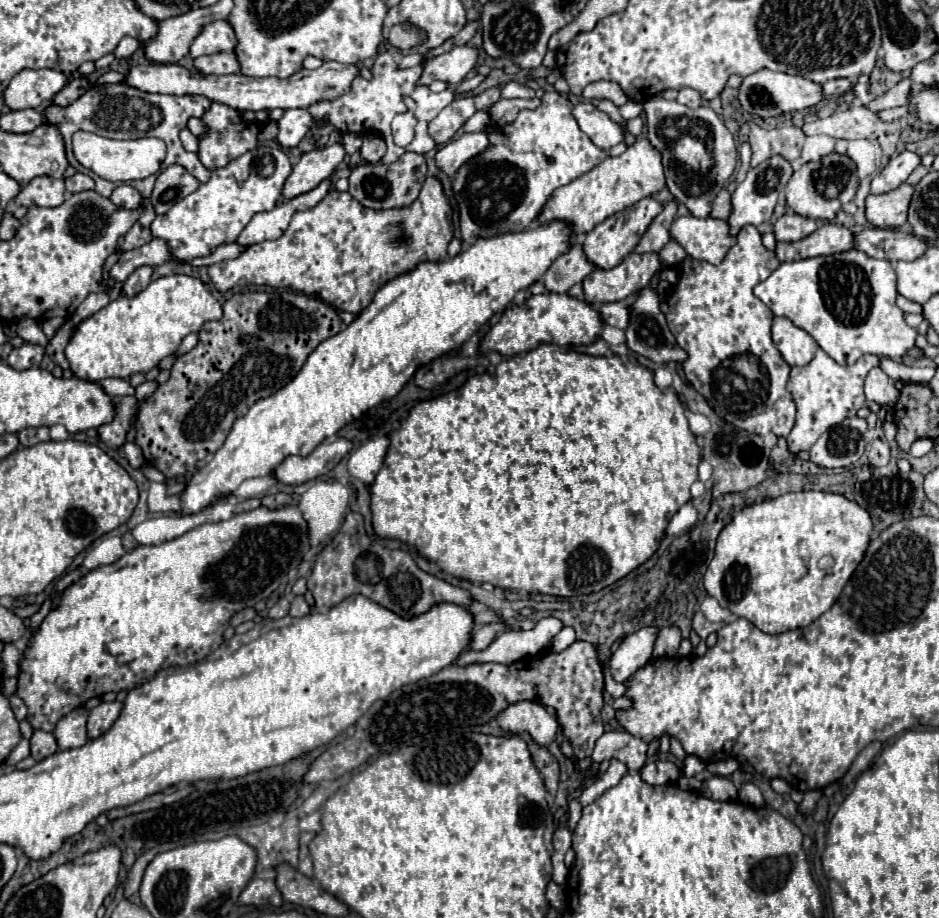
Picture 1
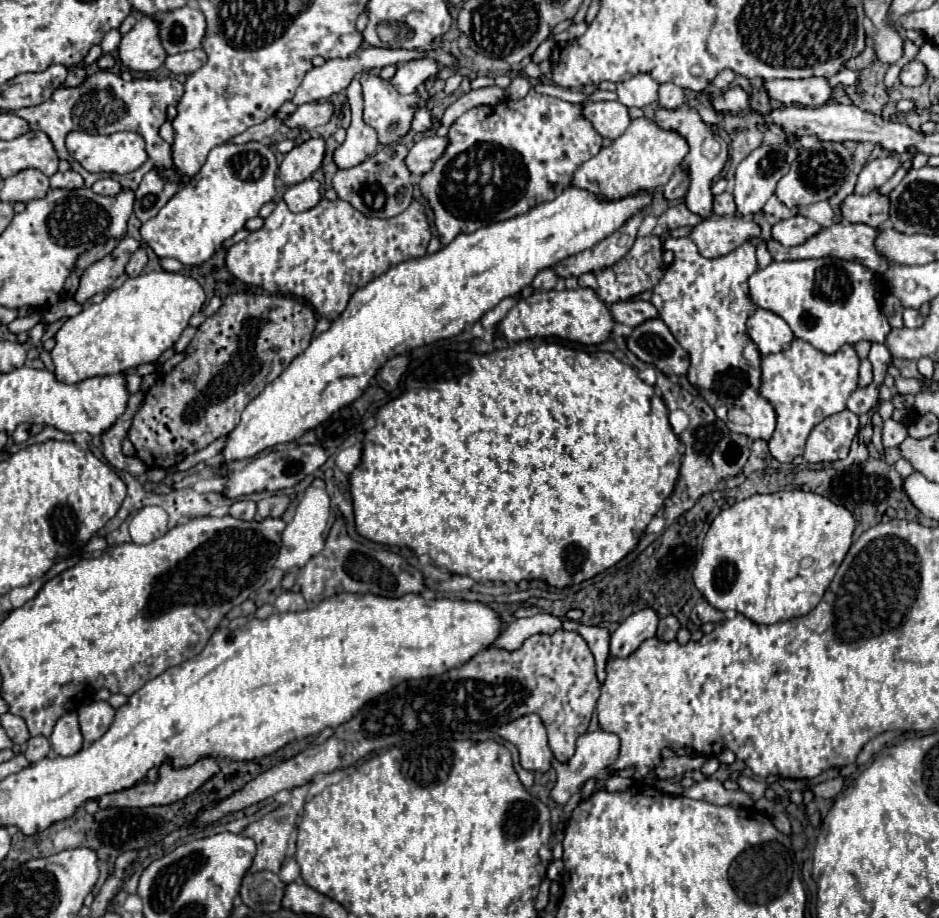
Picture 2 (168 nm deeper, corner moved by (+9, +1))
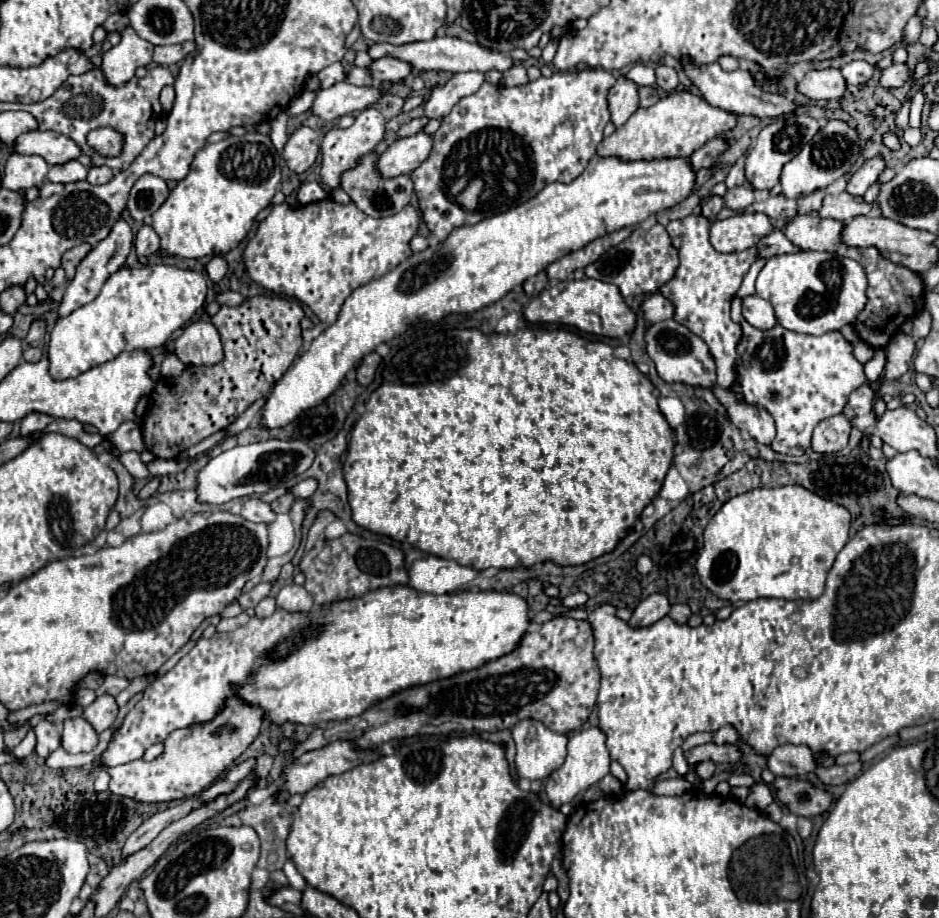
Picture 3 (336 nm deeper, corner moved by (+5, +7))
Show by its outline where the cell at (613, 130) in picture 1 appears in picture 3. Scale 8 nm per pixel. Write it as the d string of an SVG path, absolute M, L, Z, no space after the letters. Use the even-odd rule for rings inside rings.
M625 75L617 77L617 83L609 91L609 111L611 111L611 121L615 127L621 127L637 111L639 107L637 89L639 87Z

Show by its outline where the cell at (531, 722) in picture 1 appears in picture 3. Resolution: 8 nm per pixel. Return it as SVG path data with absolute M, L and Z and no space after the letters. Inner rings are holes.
M533 719L519 721L511 731L517 745L515 769L519 779L545 779L563 765L569 735L553 733L541 721Z

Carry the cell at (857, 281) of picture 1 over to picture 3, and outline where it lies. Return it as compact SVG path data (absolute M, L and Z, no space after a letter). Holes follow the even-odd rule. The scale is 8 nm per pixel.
M821 251L775 255L767 259L757 277L757 295L773 305L777 321L785 329L809 335L839 331L853 323L867 303L865 289L867 277L857 261Z

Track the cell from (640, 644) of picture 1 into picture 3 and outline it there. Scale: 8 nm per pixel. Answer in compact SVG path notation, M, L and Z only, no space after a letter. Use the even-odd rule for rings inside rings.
M653 593L649 595L647 599L643 599L635 611L633 611L633 617L629 619L629 625L631 627L647 627L647 625L653 625L655 621L659 621L661 617L665 617L669 613L669 601L665 595L661 593Z

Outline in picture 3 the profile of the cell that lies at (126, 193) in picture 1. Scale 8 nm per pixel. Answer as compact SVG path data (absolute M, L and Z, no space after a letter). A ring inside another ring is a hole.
M101 165L101 167L91 167L89 169L89 175L87 175L87 181L91 185L103 185L107 181L113 179L113 171L107 167L107 165Z

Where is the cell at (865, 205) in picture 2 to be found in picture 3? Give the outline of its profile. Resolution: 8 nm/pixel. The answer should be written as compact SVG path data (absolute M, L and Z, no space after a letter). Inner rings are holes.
M847 191L839 195L825 195L821 209L817 211L819 217L831 217L841 223L849 223L857 215L867 215L877 203L869 205L863 201L863 197L853 197Z

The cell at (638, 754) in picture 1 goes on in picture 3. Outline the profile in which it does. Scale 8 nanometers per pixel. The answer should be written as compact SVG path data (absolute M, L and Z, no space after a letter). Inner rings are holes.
M591 727L587 731L579 731L573 733L569 737L569 745L567 745L567 759L565 763L555 769L555 773L549 775L547 785L545 785L545 793L551 801L551 807L559 809L565 803L571 803L575 797L583 795L587 791L587 787L595 785L599 779L603 779L609 773L609 751L605 745L605 735L599 727Z

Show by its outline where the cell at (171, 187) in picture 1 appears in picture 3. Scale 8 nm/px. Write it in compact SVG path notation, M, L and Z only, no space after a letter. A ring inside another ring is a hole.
M143 175L131 187L131 193L127 199L127 211L137 223L151 221L151 215L163 205L167 195L169 195L169 189L165 179L155 175Z

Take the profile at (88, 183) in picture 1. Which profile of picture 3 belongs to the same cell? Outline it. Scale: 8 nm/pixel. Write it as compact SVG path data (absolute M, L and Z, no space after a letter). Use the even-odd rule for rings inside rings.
M67 161L63 165L53 165L47 173L47 179L51 183L75 183L75 181L85 181L87 169L79 161Z

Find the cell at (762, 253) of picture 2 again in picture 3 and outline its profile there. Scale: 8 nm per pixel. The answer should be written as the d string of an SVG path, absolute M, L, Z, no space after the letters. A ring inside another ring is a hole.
M757 259L749 273L743 279L743 285L739 287L739 293L731 305L731 319L735 323L741 325L743 329L743 337L737 345L737 365L735 365L735 393L741 395L741 401L747 405L755 405L755 407L763 407L769 411L769 415L775 419L777 425L777 437L771 443L771 449L777 453L785 453L785 455L803 455L807 451L807 447L811 445L811 433L815 429L815 425L831 415L839 415L847 403L847 397L851 395L851 391L855 391L859 385L863 385L865 373L863 373L863 365L853 357L853 347L851 343L839 333L839 331L831 331L825 335L805 335L805 333L795 333L789 329L783 329L781 325L775 325L775 329L769 331L761 331L755 329L753 325L749 325L743 315L741 315L741 295L747 293L755 293L755 279L757 273L761 271L761 267L765 265L765 259Z

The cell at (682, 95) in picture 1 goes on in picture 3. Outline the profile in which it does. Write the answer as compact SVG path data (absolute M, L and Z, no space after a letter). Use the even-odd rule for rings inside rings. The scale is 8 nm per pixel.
M657 65L655 67L655 75L657 75L657 85L661 89L665 89L667 93L675 91L677 85L679 85L679 77L677 77L677 71L673 67L665 67L665 65Z

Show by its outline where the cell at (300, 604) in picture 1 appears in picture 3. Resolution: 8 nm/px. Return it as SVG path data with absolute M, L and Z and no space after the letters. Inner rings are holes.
M285 585L277 595L277 607L289 613L307 613L313 607L313 597L303 585Z

